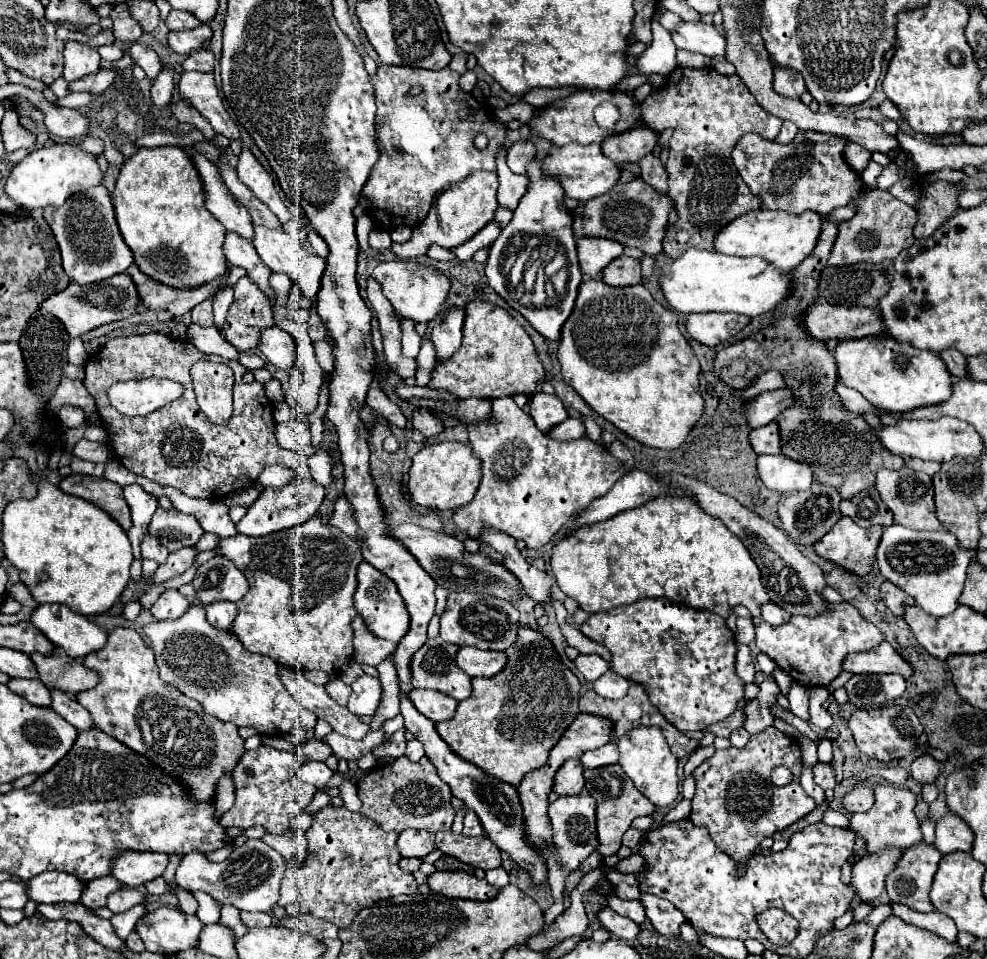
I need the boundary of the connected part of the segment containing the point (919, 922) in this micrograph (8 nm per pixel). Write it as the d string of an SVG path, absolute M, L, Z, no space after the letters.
M893 904L893 914L899 916L901 920L905 920L907 924L913 924L917 928L925 928L949 942L957 942L957 928L953 924L953 920L949 920L949 916L933 910L933 912L917 912L917 910L911 910L907 906L901 906L901 904Z

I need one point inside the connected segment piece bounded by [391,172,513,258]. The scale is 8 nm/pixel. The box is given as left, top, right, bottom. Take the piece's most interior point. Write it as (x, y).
(461, 210)

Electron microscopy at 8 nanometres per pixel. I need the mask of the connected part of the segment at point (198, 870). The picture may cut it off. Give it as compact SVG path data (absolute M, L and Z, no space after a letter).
M247 840L243 846L235 848L231 856L219 864L209 862L203 854L191 852L183 856L177 872L175 882L179 888L189 892L205 892L221 904L231 904L239 910L257 910L269 912L280 898L281 878L285 872L285 862L279 852L267 846L263 840Z

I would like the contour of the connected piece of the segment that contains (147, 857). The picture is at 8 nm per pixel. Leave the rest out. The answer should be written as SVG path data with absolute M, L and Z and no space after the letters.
M117 852L117 856L113 856L111 874L123 886L137 888L161 876L167 862L169 856L163 852Z

